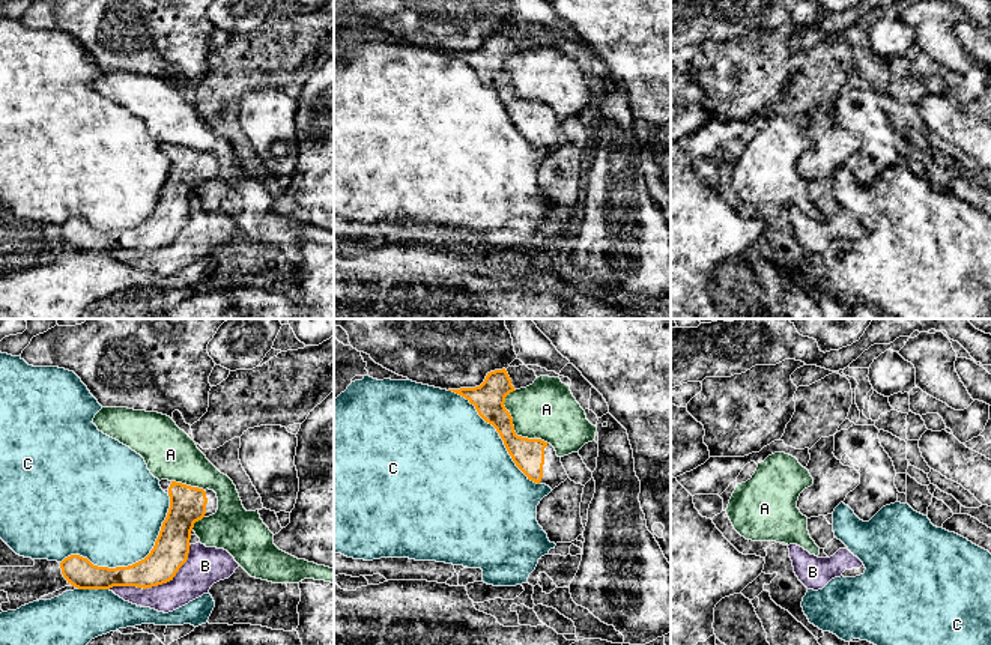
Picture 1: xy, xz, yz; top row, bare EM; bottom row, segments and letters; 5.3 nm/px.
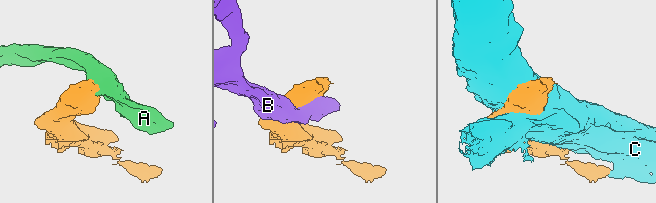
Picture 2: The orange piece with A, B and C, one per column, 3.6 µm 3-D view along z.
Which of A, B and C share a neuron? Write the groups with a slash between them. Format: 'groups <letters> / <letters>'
groups A / B / C

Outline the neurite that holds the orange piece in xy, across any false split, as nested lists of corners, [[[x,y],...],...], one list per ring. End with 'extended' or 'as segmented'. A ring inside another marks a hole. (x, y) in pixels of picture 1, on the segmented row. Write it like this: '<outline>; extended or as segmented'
[[[161,480],[170,496],[170,508],[150,553],[128,567],[98,567],[87,558],[71,555],[60,562],[62,574],[78,589],[110,589],[113,586],[152,588],[173,580],[186,562],[194,523],[218,510],[214,490]]]; extended

